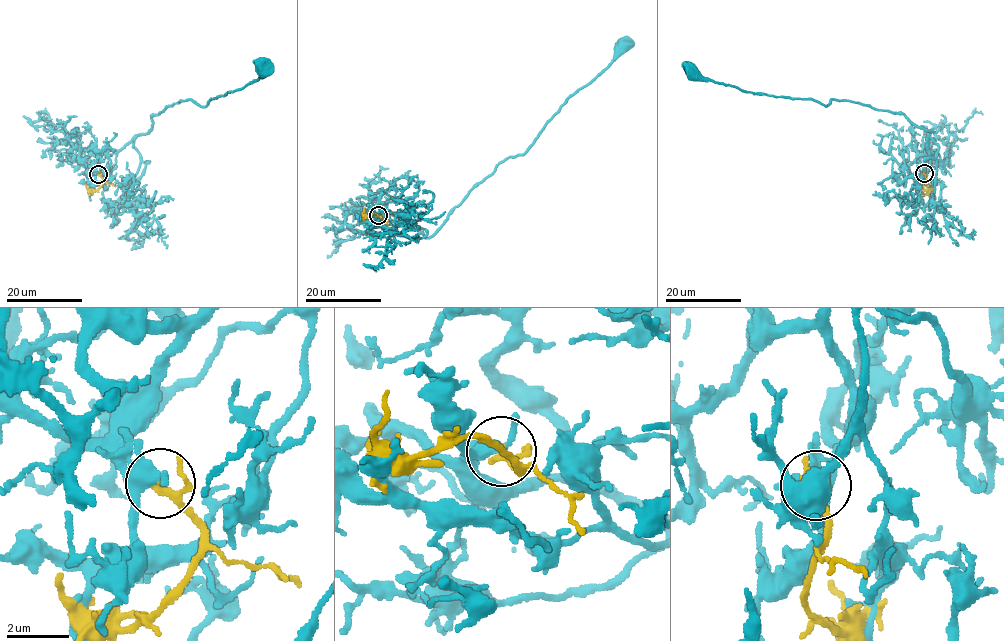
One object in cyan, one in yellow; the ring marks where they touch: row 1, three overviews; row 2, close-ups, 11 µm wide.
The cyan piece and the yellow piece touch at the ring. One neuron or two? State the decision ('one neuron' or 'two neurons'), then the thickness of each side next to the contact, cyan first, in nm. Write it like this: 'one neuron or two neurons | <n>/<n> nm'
two neurons | 320/180 nm

